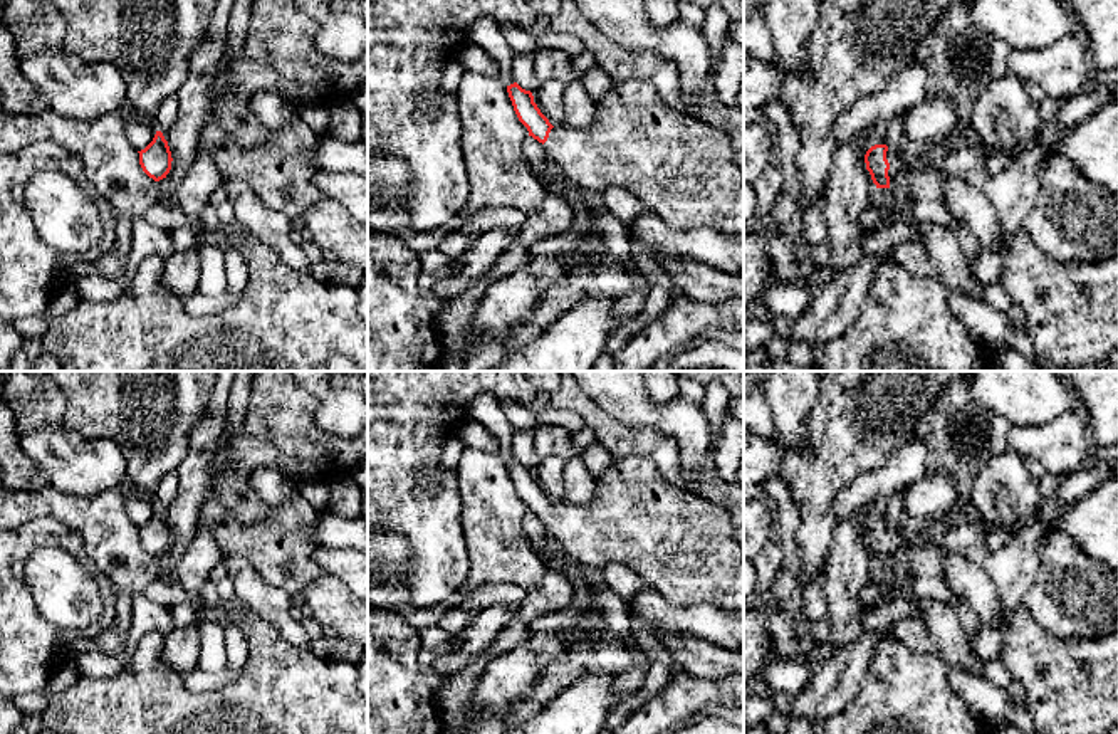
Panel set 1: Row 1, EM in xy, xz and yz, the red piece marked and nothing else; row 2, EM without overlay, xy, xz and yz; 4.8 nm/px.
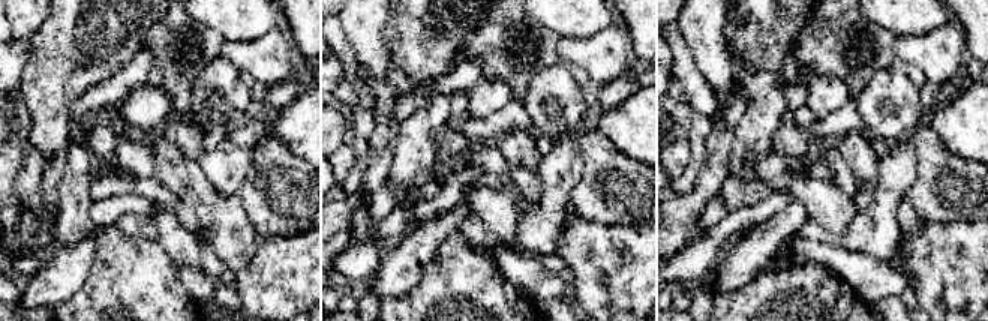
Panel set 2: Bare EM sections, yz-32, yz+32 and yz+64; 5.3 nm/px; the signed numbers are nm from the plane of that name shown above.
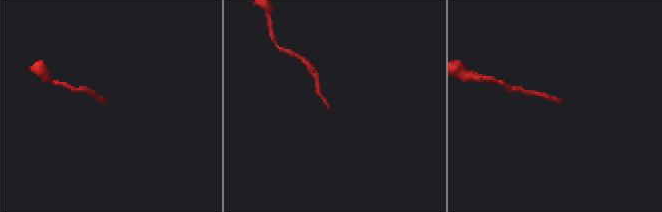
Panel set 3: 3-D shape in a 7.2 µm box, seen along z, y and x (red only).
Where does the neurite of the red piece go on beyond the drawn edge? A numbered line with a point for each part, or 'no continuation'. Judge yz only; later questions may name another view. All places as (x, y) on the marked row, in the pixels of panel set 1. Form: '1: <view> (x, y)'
1: yz (895, 158)

